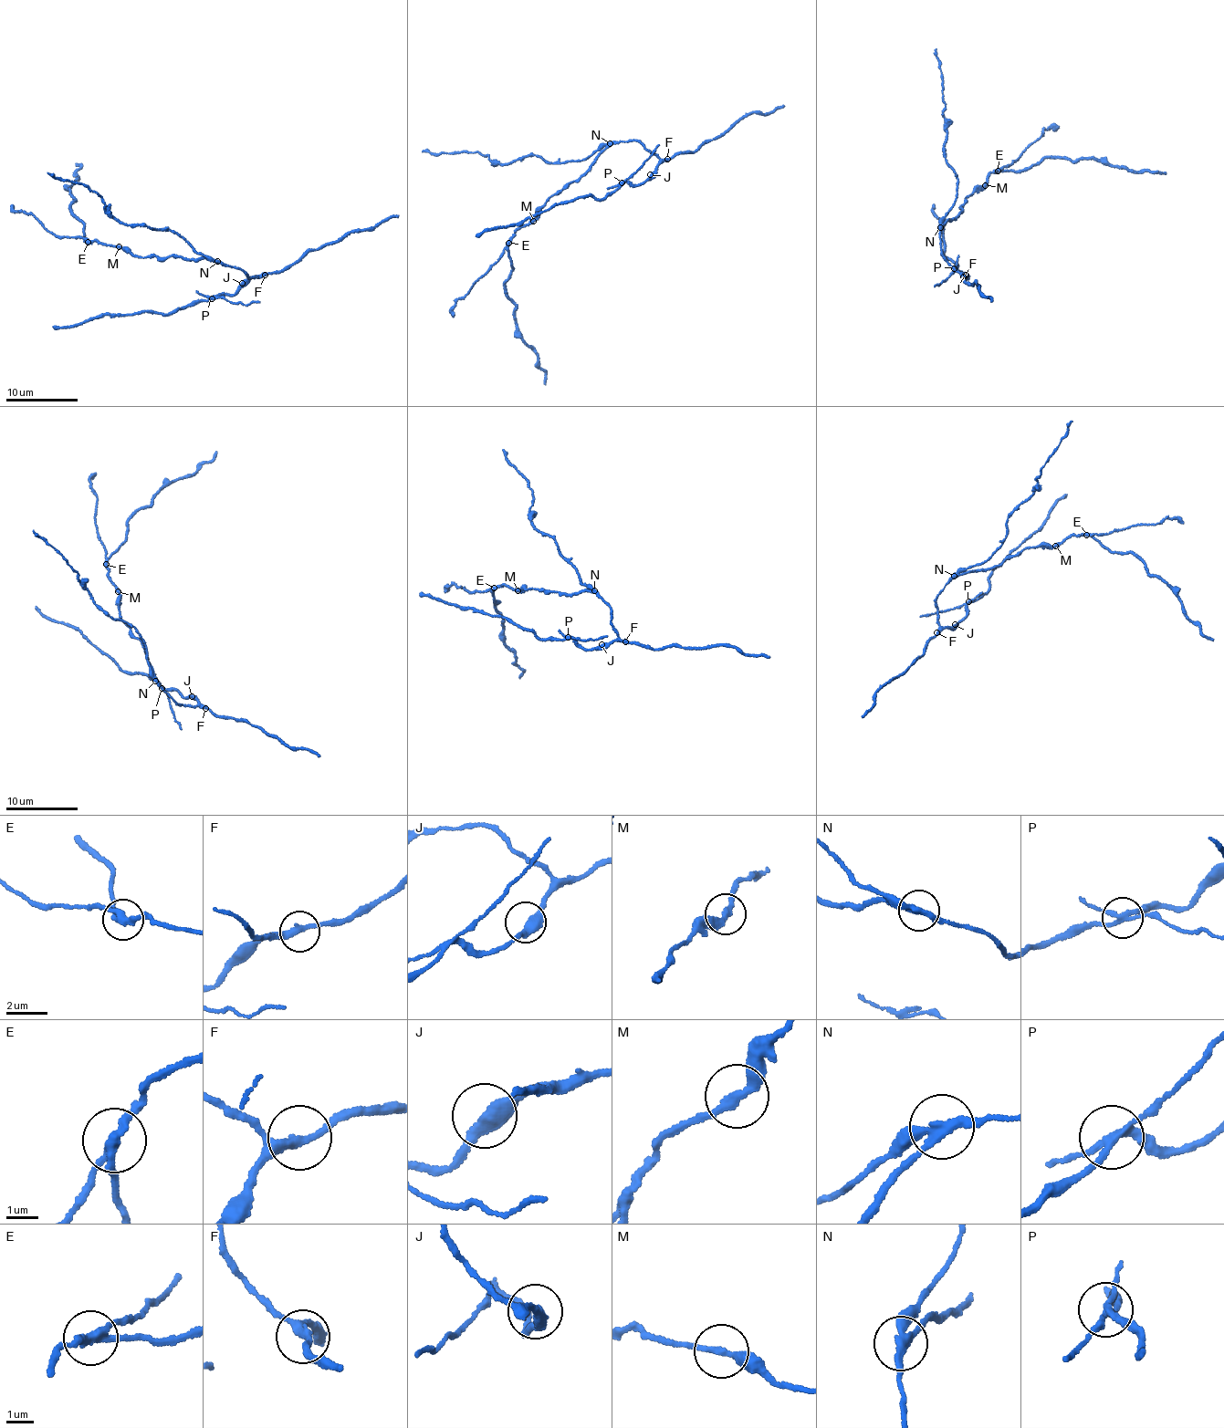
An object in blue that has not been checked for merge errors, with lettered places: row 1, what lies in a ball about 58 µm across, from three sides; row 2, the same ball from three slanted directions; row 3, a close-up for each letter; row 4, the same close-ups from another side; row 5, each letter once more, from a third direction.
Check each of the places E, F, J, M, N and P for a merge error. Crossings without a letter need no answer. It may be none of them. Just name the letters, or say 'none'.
E, N, P

